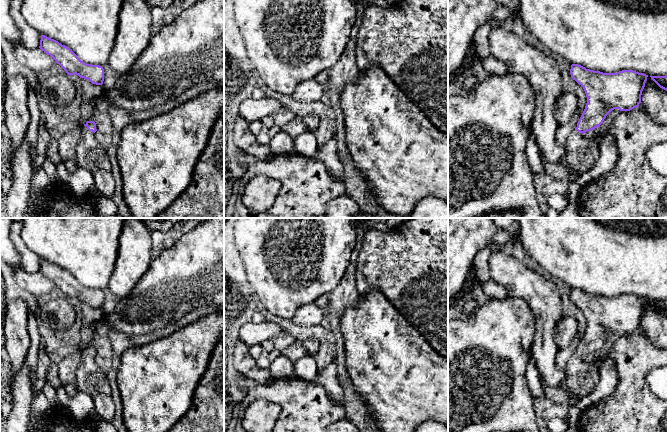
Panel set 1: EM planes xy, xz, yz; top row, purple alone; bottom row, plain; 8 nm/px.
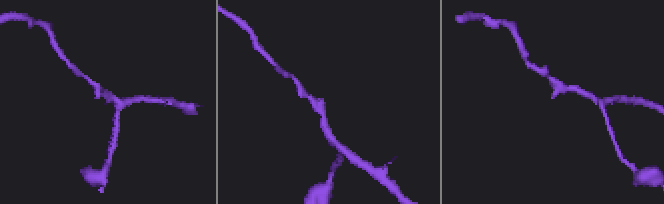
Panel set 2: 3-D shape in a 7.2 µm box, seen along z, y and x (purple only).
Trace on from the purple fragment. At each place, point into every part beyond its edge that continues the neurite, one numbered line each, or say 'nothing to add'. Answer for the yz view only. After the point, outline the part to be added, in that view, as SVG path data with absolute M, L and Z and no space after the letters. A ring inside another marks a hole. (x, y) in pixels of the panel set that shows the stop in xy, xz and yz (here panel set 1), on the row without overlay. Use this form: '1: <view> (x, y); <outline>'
1: yz (581, 378); M577 354L569 359L564 370L566 377L559 382L559 385L569 395L584 397L590 394L600 378L598 369Z

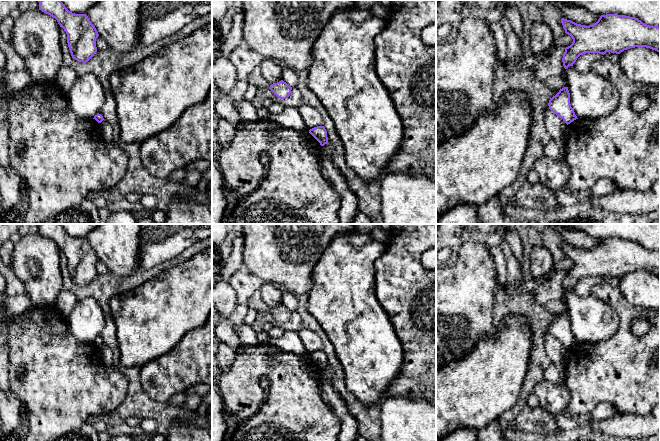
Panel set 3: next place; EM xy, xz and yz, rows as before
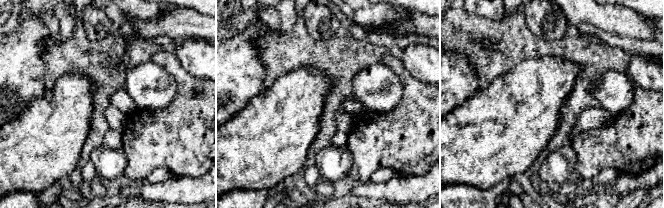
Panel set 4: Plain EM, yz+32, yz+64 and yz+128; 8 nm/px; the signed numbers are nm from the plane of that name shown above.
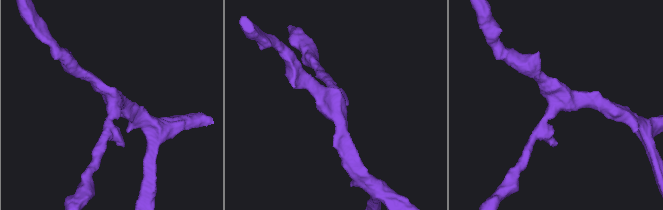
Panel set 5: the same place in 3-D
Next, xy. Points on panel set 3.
nothing to add

